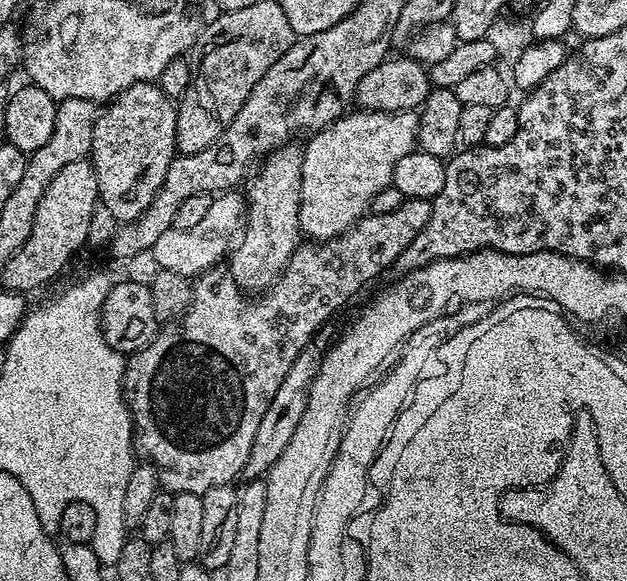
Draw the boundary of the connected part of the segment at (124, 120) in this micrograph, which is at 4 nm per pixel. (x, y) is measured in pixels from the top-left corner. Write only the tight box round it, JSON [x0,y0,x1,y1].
[90,82,178,222]

